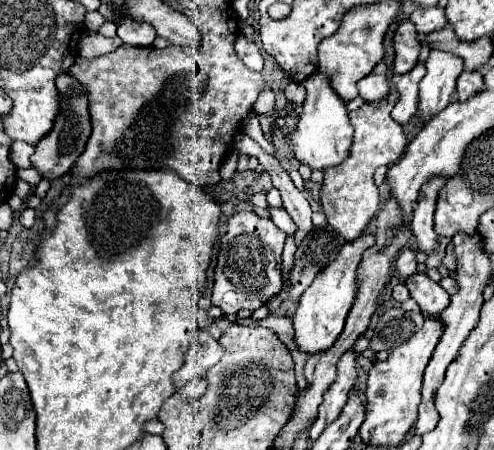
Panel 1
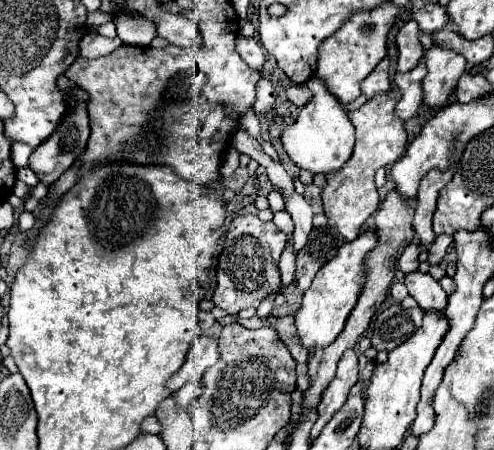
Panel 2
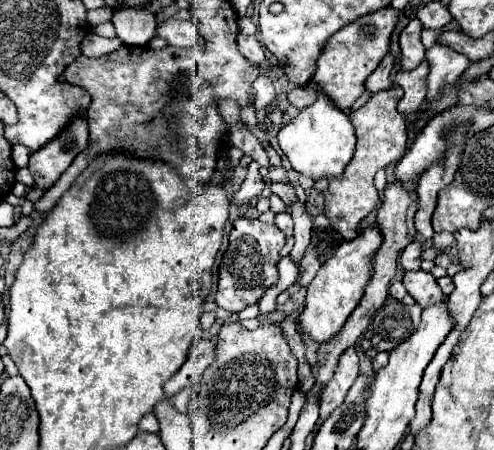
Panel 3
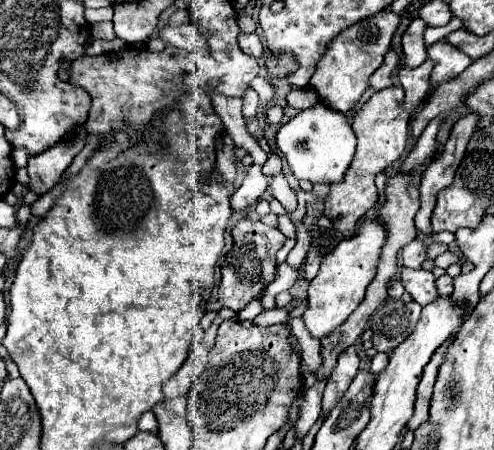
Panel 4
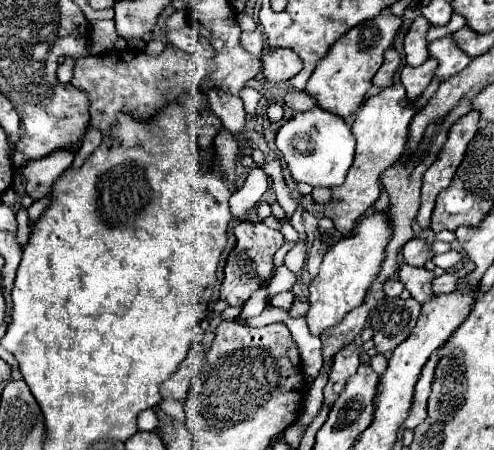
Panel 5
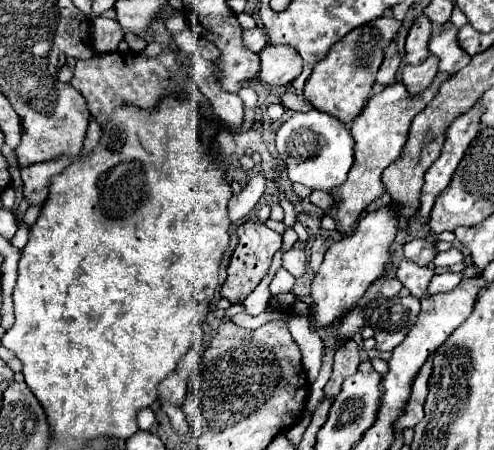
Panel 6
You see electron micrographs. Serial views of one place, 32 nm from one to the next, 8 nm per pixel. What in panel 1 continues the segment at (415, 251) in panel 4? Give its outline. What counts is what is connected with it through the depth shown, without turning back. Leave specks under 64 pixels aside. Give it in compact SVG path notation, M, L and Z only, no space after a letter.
M406 248L406 250L398 256L398 260L396 260L396 270L398 270L398 274L404 276L404 278L408 278L408 276L412 276L412 274L416 272L416 252L414 252L412 248Z

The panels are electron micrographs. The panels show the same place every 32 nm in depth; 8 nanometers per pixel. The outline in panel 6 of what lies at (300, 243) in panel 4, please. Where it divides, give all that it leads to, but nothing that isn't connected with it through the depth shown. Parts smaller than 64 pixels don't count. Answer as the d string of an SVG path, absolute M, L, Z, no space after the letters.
M288 250L282 256L282 268L286 268L294 278L300 278L306 272L306 252L304 250Z

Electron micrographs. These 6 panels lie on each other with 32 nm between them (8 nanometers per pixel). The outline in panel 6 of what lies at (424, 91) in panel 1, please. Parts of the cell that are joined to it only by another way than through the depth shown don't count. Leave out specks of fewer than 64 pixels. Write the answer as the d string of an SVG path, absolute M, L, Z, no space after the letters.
M448 20L442 24L440 34L430 40L430 52L440 58L440 72L454 74L470 62L470 56L458 44L458 28Z

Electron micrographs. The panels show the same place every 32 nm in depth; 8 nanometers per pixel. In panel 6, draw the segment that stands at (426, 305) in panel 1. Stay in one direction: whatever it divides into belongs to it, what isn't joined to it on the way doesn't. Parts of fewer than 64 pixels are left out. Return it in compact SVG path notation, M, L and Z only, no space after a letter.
M402 260L398 270L396 270L396 278L410 290L412 296L416 296L418 300L428 296L428 282L434 276L434 270L426 268L426 266L418 266L412 260Z

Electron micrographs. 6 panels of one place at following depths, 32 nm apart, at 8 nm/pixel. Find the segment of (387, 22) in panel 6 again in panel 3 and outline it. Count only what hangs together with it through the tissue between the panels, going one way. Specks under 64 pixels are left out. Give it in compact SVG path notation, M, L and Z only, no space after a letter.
M384 8L380 12L360 16L360 20L354 20L352 24L344 26L328 44L324 46L324 52L320 54L316 74L312 76L312 82L318 84L318 88L340 108L350 110L352 104L364 94L364 82L366 78L378 68L382 58L388 54L390 46L390 34L398 22L398 12L394 8Z

